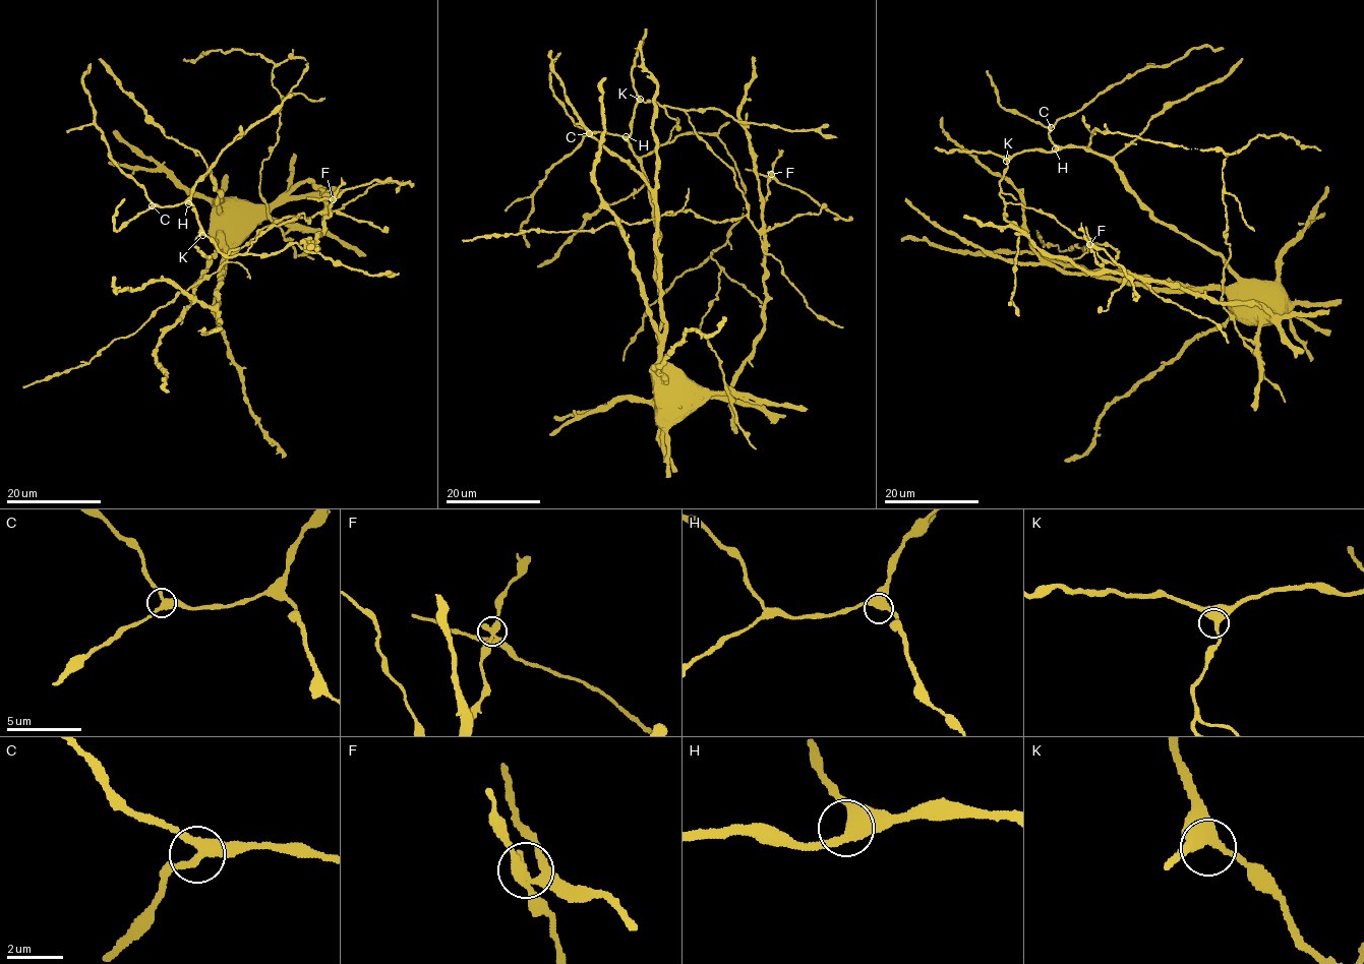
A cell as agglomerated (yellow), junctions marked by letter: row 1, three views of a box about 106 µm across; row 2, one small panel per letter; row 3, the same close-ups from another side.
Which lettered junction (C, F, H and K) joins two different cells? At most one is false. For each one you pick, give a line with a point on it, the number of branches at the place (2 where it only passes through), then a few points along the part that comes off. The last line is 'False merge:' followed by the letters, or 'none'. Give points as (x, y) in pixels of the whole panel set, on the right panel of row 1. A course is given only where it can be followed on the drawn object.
F: at (1089, 244); 3 branches meet; foreign part runs (1089, 244), (1103, 249), (1122, 266), (1137, 296), (1135, 299)
False merge: F

